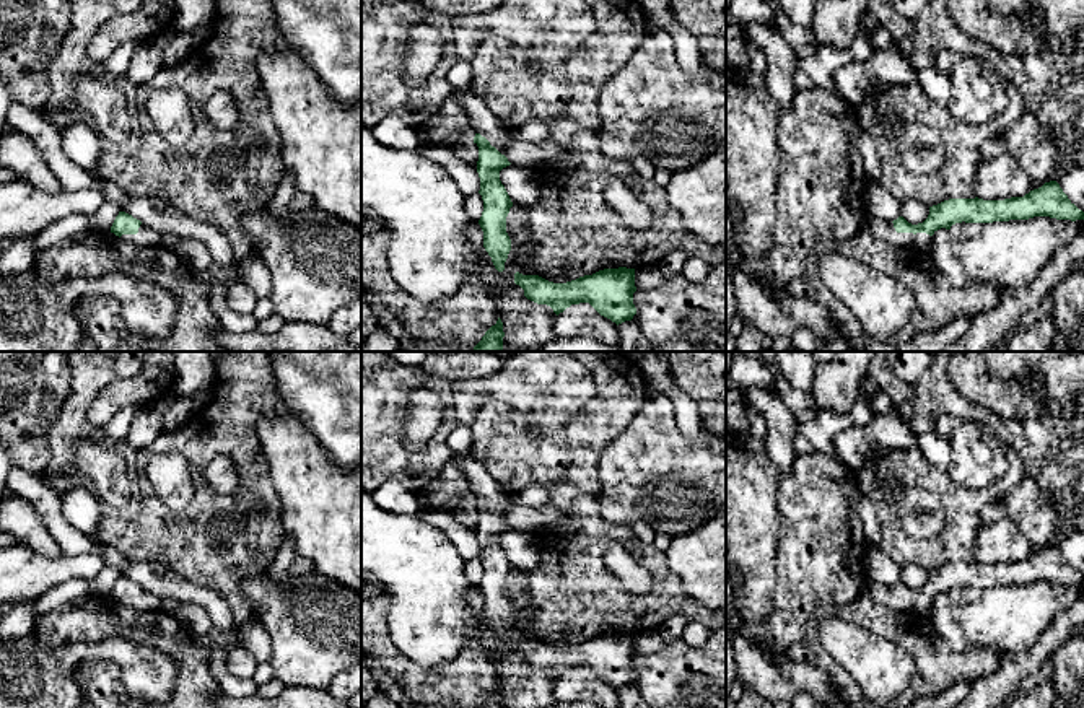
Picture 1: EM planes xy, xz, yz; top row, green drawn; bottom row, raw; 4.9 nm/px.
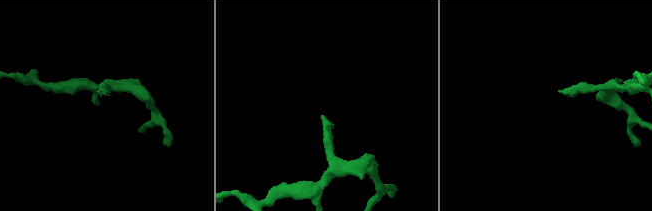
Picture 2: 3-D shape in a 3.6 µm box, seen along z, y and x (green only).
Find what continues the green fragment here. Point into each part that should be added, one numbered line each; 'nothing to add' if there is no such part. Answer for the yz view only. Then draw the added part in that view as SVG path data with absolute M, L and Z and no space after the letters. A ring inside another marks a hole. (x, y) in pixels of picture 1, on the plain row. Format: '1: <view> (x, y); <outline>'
1: yz (882, 594); M868 581L863 584L864 594L869 594L872 602L887 605L895 610L911 612L915 615L923 615L928 612L931 601L926 597L897 597L892 586L877 584Z

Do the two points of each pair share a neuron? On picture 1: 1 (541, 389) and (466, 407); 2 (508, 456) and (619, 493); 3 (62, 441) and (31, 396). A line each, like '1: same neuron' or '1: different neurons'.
1: same neuron
2: different neurons
3: different neurons

